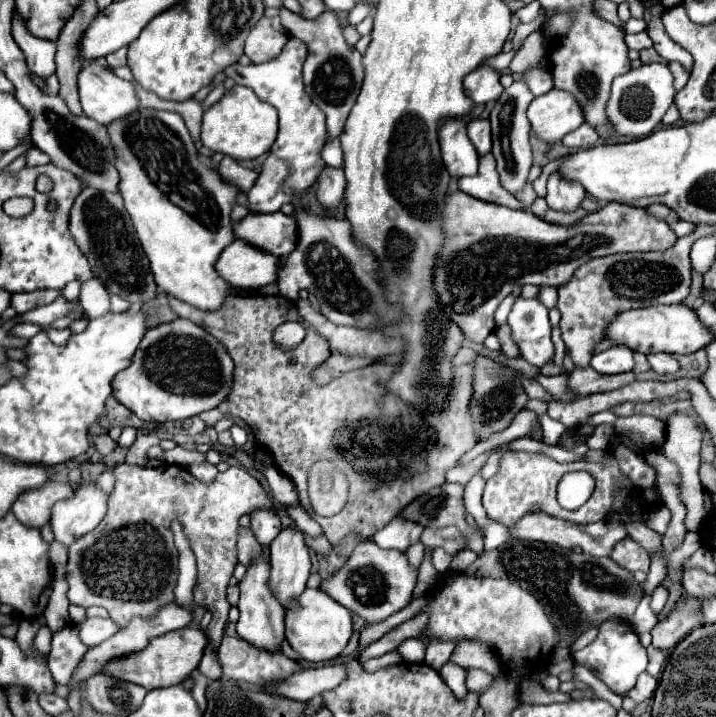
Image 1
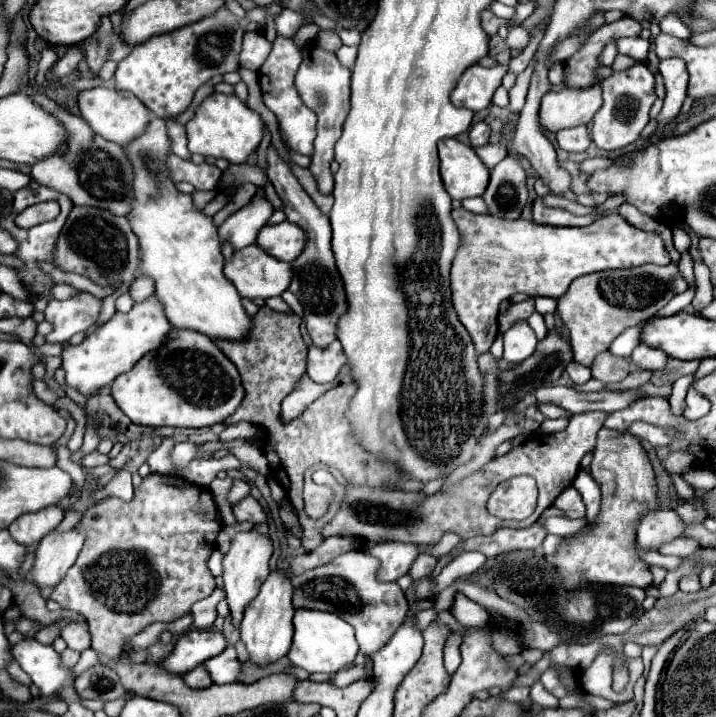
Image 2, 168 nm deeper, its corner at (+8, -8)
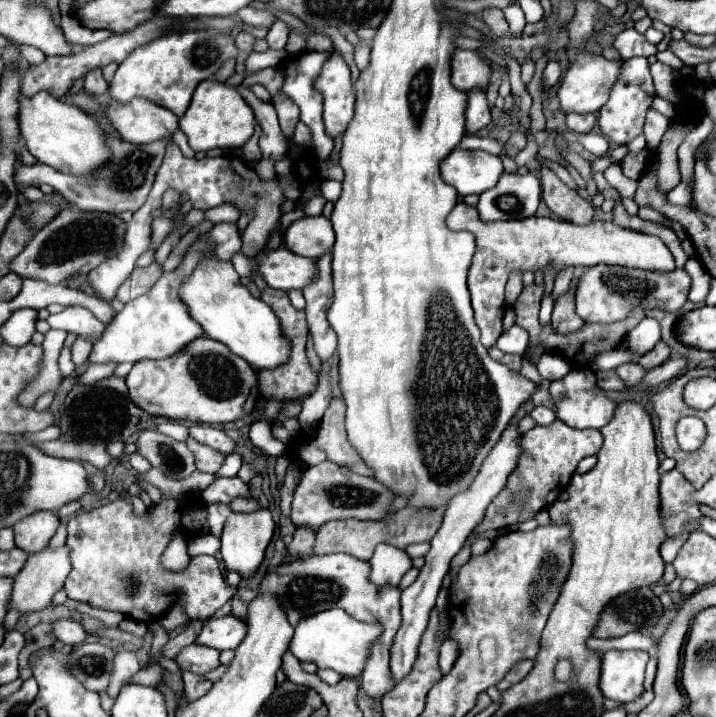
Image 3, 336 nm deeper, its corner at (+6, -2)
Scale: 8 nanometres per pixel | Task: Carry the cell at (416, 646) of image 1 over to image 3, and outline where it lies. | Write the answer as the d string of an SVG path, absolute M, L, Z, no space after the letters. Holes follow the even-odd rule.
M507 426L507 430L501 434L501 440L495 444L495 448L491 450L491 454L485 458L477 478L471 482L471 486L467 490L463 490L463 494L455 494L455 498L451 498L451 502L447 504L447 512L443 518L441 528L437 530L437 534L431 540L431 550L425 556L425 566L421 568L417 580L403 590L401 594L401 628L395 634L395 642L391 646L391 678L395 678L395 682L401 682L409 672L411 666L415 664L417 658L417 648L419 648L419 638L423 636L423 630L427 628L427 618L431 608L435 606L435 598L437 592L441 588L441 582L449 570L449 562L451 558L463 548L467 536L471 534L471 530L481 522L487 504L501 492L501 488L505 486L507 476L513 472L513 468L517 466L517 458L521 454L519 448L519 432L517 426Z

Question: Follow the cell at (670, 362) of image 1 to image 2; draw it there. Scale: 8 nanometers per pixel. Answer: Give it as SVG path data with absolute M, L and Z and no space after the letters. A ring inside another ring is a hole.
M641 342L635 350L633 350L633 362L643 368L643 370L663 370L667 364L667 354L659 348L651 348L645 342Z

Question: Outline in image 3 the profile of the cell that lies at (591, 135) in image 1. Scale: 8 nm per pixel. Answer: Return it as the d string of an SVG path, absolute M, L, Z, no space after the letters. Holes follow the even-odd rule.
M567 114L567 128L579 134L591 132L595 124L595 114Z

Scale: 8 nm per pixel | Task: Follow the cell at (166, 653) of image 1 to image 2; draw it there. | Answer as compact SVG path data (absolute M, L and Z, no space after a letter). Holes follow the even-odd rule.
M189 630L185 632L171 652L169 658L161 662L165 670L185 674L193 670L195 666L203 664L205 660L221 654L227 648L227 640L221 632L209 632L209 630Z

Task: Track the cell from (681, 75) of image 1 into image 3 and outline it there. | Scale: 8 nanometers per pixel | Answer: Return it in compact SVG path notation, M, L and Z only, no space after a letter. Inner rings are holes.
M653 108L647 112L645 138L647 138L649 150L655 152L655 148L657 148L659 142L661 142L661 136L663 136L665 130L667 130L667 126L669 126L669 118L665 118L661 112L657 112L657 110L653 110Z

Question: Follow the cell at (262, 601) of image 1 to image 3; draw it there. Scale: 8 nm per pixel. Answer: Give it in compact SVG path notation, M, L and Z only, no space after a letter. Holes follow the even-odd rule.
M265 508L257 510L257 512L251 512L251 514L233 512L227 518L227 524L225 524L223 534L221 534L221 544L223 544L221 546L221 556L223 556L223 562L225 562L225 570L237 572L243 580L255 576L255 572L259 570L259 566L265 558L265 548L271 542L273 530L275 530L275 522L271 518L271 512L265 510Z

